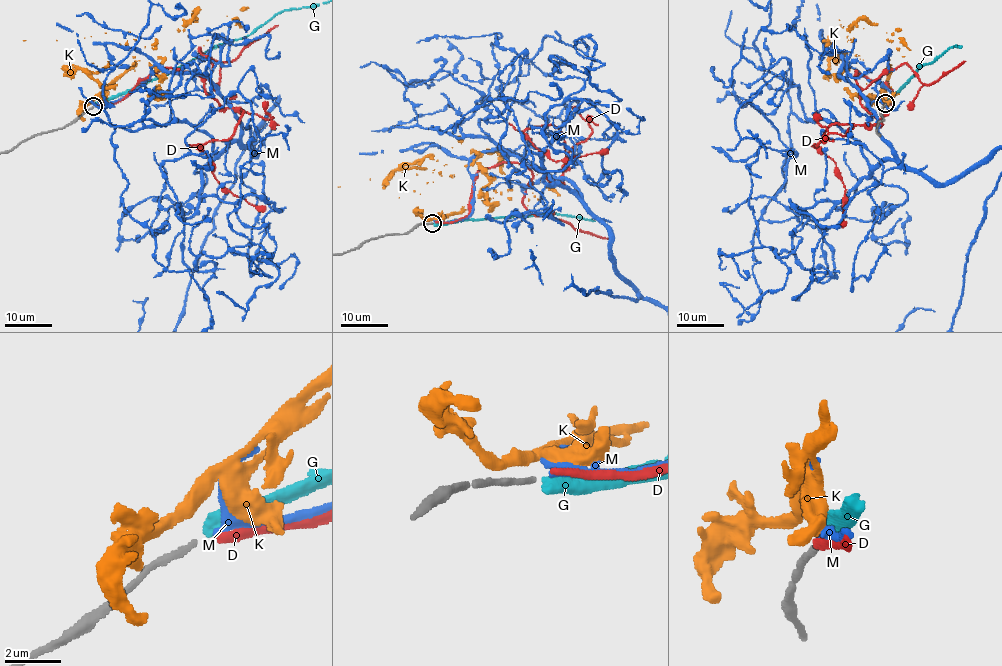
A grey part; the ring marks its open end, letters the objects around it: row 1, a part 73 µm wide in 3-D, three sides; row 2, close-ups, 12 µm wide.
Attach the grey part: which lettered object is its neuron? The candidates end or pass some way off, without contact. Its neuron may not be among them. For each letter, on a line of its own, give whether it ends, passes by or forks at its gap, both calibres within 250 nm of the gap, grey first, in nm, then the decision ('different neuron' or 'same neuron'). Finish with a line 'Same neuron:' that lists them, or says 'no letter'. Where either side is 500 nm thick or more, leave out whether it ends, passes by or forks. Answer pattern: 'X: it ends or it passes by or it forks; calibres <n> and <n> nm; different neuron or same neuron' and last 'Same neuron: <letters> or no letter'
D: it ends; calibres 200 and 280 nm; different neuron
G: calibres 200 and 500 nm; different neuron
K: it passes by; calibres 200 and 400 nm; different neuron
M: it passes by; calibres 200 and 240 nm; same neuron
Same neuron: M

